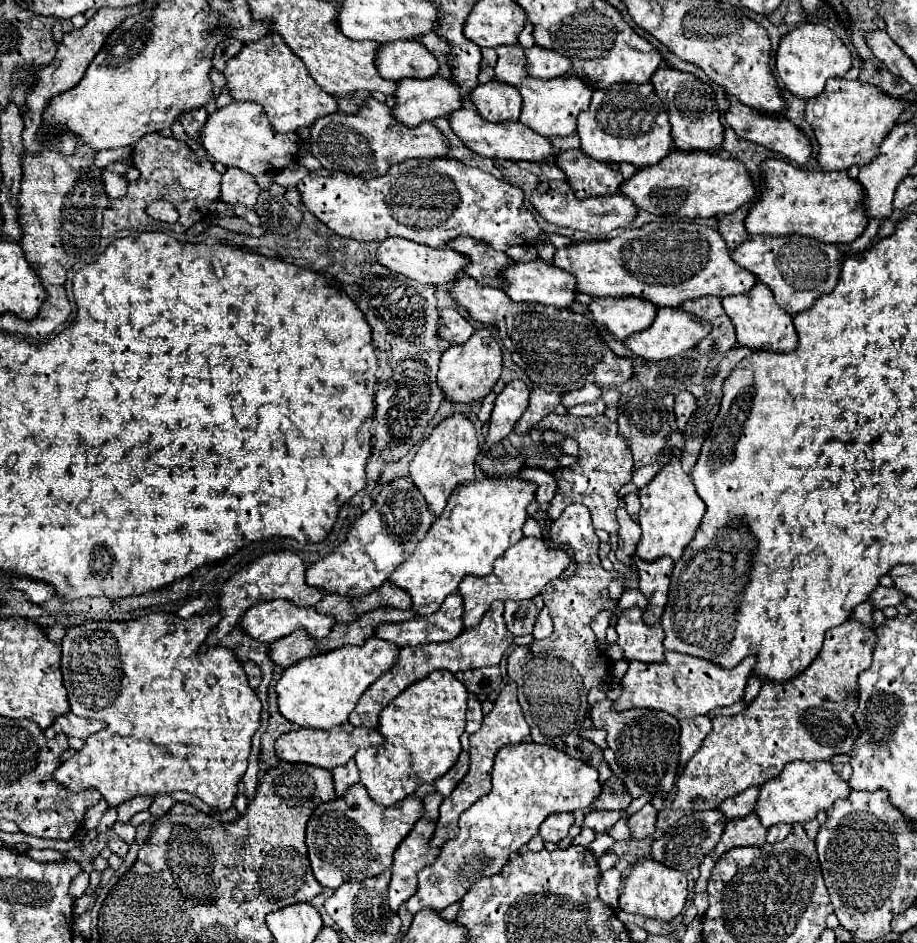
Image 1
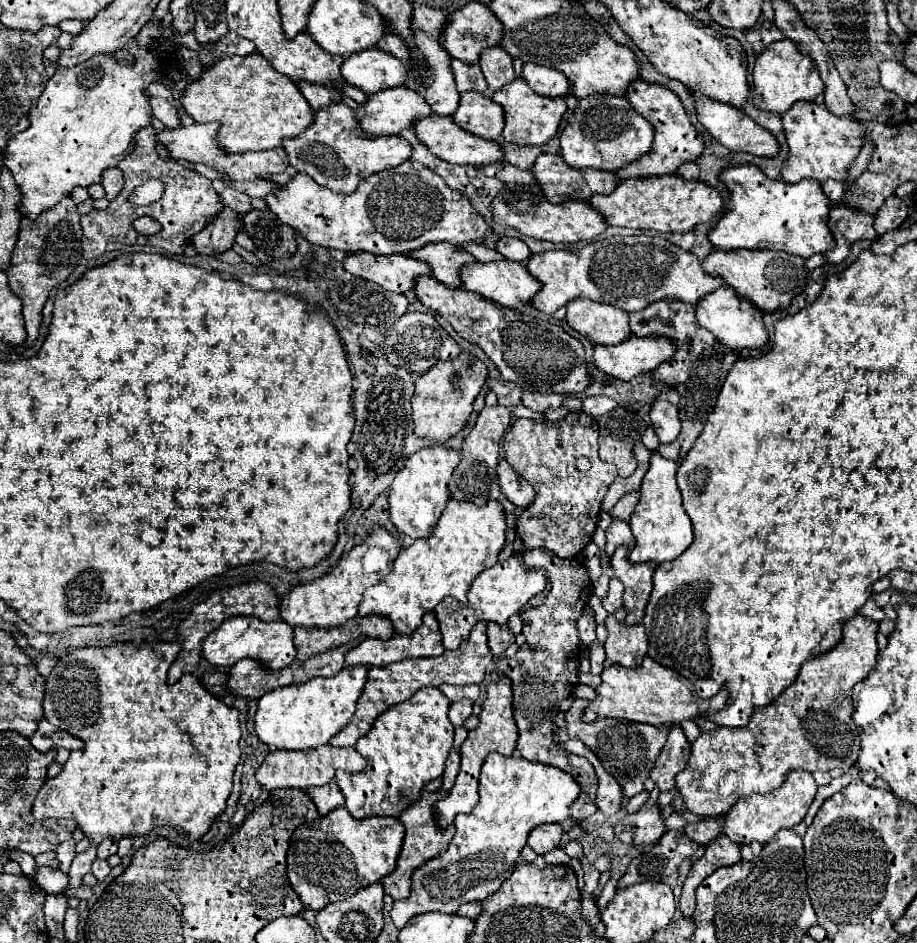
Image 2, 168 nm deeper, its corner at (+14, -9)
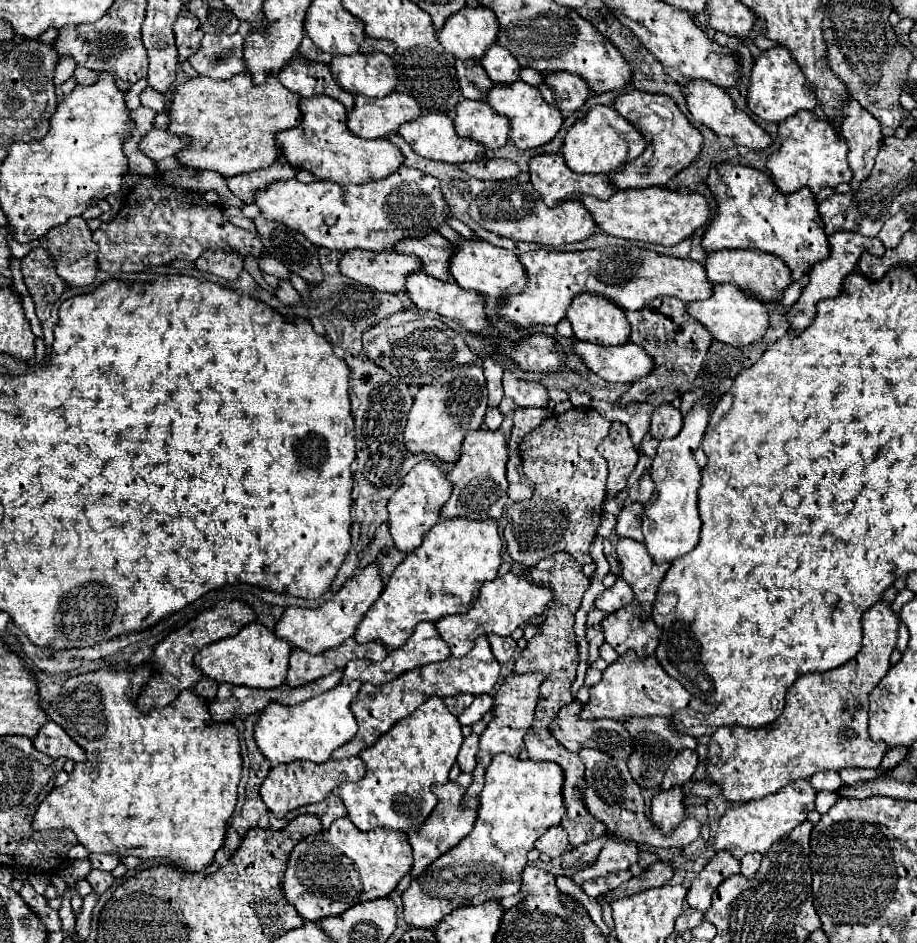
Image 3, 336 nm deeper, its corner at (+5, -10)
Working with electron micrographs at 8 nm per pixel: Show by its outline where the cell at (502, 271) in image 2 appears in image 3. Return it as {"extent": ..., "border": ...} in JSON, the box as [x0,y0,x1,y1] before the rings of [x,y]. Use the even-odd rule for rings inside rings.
{"extent":[449,239,529,299],"border":[[[463,239],[459,245],[455,245],[455,255],[451,257],[449,273],[453,275],[457,285],[463,285],[463,289],[471,289],[481,295],[489,295],[489,297],[497,297],[497,299],[507,299],[511,295],[519,295],[529,283],[525,267],[517,259],[517,255],[507,249],[495,247],[487,241]]]}

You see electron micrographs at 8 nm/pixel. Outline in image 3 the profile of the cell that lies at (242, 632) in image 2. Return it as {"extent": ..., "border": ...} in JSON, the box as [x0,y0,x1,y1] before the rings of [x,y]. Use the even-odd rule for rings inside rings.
{"extent":[195,623,291,689],"border":[[[249,623],[241,627],[237,635],[227,637],[223,641],[215,641],[209,647],[203,647],[195,655],[195,665],[203,671],[205,677],[211,677],[219,683],[225,681],[233,685],[273,689],[283,685],[287,679],[289,653],[291,643],[287,643],[287,639],[279,639],[273,631],[269,631],[261,623]]]}

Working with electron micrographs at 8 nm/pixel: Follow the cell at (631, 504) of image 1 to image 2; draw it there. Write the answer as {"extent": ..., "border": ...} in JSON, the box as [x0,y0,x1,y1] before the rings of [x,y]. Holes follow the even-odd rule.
{"extent":[610,492,640,522],"border":[[[630,492],[630,494],[626,494],[626,496],[620,498],[618,504],[610,510],[610,516],[628,522],[630,514],[634,512],[634,508],[636,508],[636,504],[638,504],[638,498],[640,498],[640,492]]]}

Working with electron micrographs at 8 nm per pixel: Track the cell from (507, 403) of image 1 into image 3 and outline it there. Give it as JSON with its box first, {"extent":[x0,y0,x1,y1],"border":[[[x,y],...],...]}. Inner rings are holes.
{"extent":[441,429,509,519],"border":[[[477,429],[467,435],[461,447],[461,457],[455,463],[453,471],[449,473],[449,479],[453,481],[453,493],[449,501],[443,505],[441,515],[443,517],[467,517],[467,519],[499,519],[503,513],[503,507],[507,505],[507,473],[505,465],[509,459],[507,451],[507,439],[501,429],[489,431],[489,429]]]}

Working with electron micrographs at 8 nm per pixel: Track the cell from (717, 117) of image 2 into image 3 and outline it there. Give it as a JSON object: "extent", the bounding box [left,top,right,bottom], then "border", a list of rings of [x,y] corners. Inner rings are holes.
{"extent":[683,81,773,151],"border":[[[689,81],[683,87],[683,93],[687,97],[687,107],[689,107],[693,119],[703,123],[703,125],[707,125],[715,135],[729,137],[735,145],[747,147],[751,151],[763,151],[763,149],[767,149],[773,143],[769,133],[765,129],[761,129],[747,113],[737,109],[733,105],[733,99],[729,97],[729,93],[723,91],[721,87],[715,87],[713,83],[707,83],[707,81]]]}

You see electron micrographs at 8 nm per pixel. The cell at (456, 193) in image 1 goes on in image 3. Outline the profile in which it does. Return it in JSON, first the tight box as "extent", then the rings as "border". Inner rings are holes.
{"extent":[255,165,451,251],"border":[[[405,165],[389,177],[369,181],[363,187],[341,189],[337,183],[329,181],[275,181],[265,191],[259,189],[255,193],[255,203],[267,219],[303,233],[317,247],[339,251],[389,251],[403,239],[421,239],[437,231],[437,227],[451,217],[439,179]]]}

